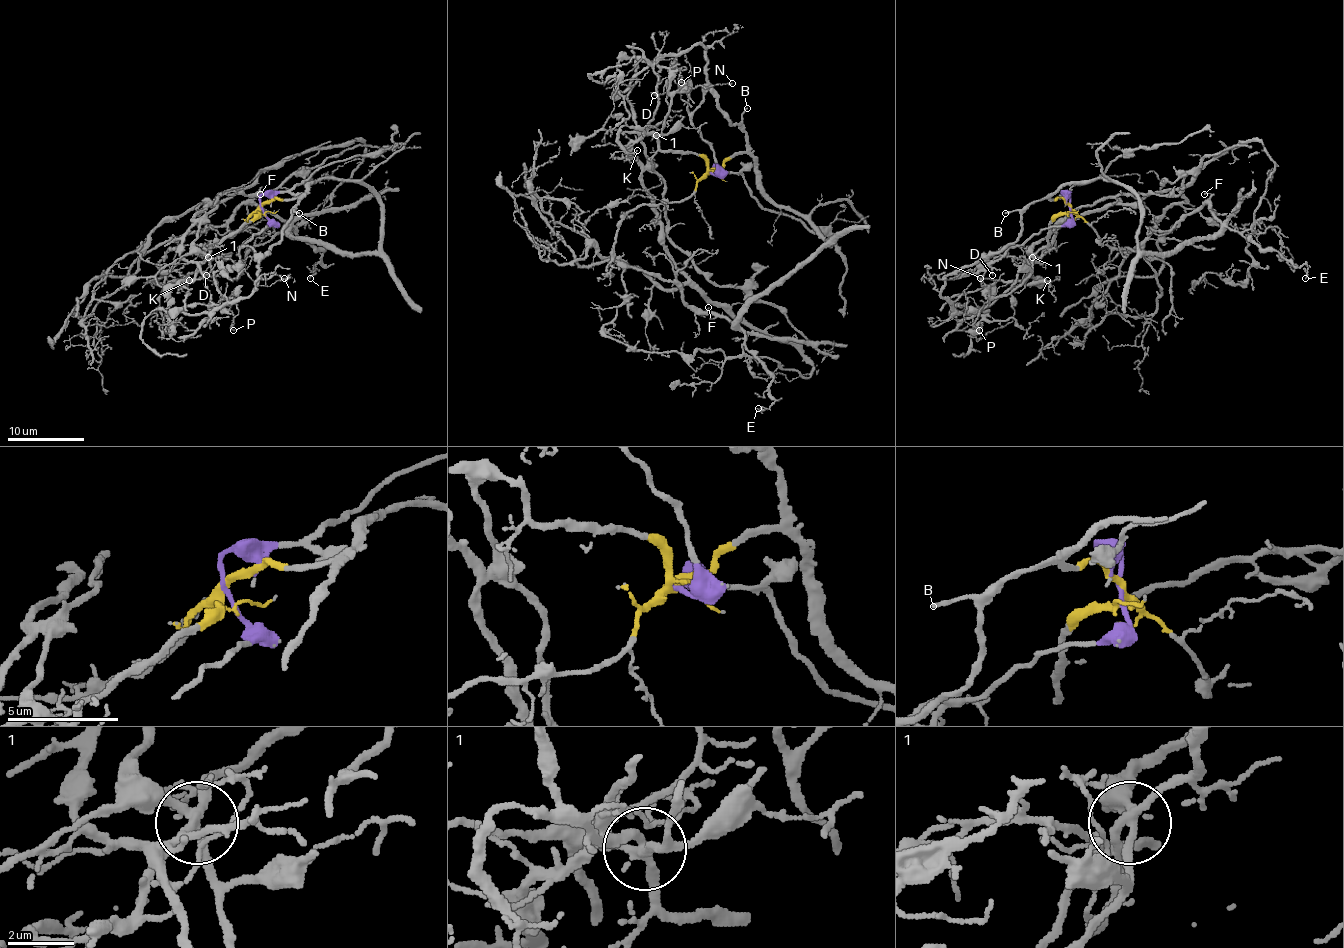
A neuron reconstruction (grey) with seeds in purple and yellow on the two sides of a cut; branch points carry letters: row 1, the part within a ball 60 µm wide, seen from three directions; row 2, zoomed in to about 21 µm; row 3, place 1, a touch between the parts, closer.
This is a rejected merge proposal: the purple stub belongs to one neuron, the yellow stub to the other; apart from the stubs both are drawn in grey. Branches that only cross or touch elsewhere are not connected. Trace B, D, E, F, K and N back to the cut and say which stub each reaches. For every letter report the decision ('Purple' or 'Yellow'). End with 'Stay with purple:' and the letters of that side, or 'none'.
B: Yellow
D: Purple
E: Yellow
F: Yellow
K: Yellow
N: Purple
Stay with purple: D, N

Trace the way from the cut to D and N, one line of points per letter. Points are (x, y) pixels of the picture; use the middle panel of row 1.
D: (709, 173), (715, 175), (715, 152), (688, 109), (690, 63), (682, 53), (667, 90), (653, 96)
N: (709, 173), (715, 175), (715, 152), (694, 125), (688, 109), (688, 94), (695, 86), (705, 88), (732, 82)

